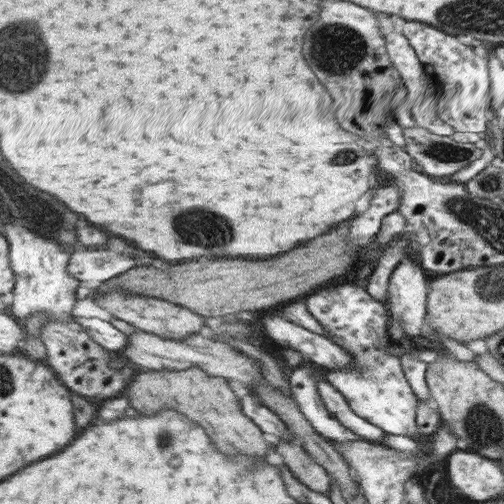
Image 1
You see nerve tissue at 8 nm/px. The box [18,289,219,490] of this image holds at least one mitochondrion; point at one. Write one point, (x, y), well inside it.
(161, 443)

